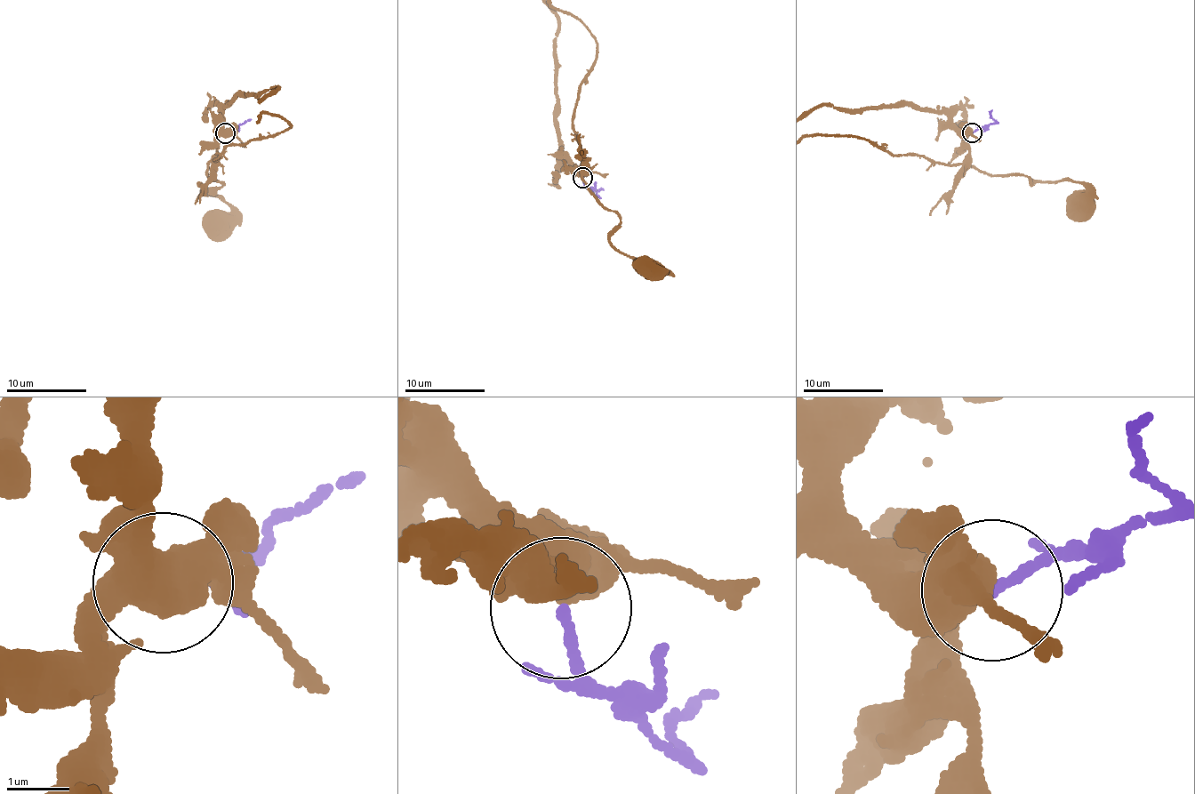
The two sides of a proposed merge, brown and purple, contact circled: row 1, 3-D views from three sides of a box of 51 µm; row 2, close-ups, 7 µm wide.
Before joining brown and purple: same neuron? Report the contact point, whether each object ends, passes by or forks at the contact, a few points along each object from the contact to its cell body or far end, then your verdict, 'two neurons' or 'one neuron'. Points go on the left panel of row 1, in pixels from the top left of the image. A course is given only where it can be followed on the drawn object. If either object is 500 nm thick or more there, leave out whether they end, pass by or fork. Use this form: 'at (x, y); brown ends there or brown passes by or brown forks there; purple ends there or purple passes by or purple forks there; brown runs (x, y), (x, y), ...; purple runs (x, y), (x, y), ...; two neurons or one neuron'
at (225, 133); brown runs (226, 133), (207, 163), (208, 177), (223, 184), (201, 189), (231, 210), (216, 222); two neurons

